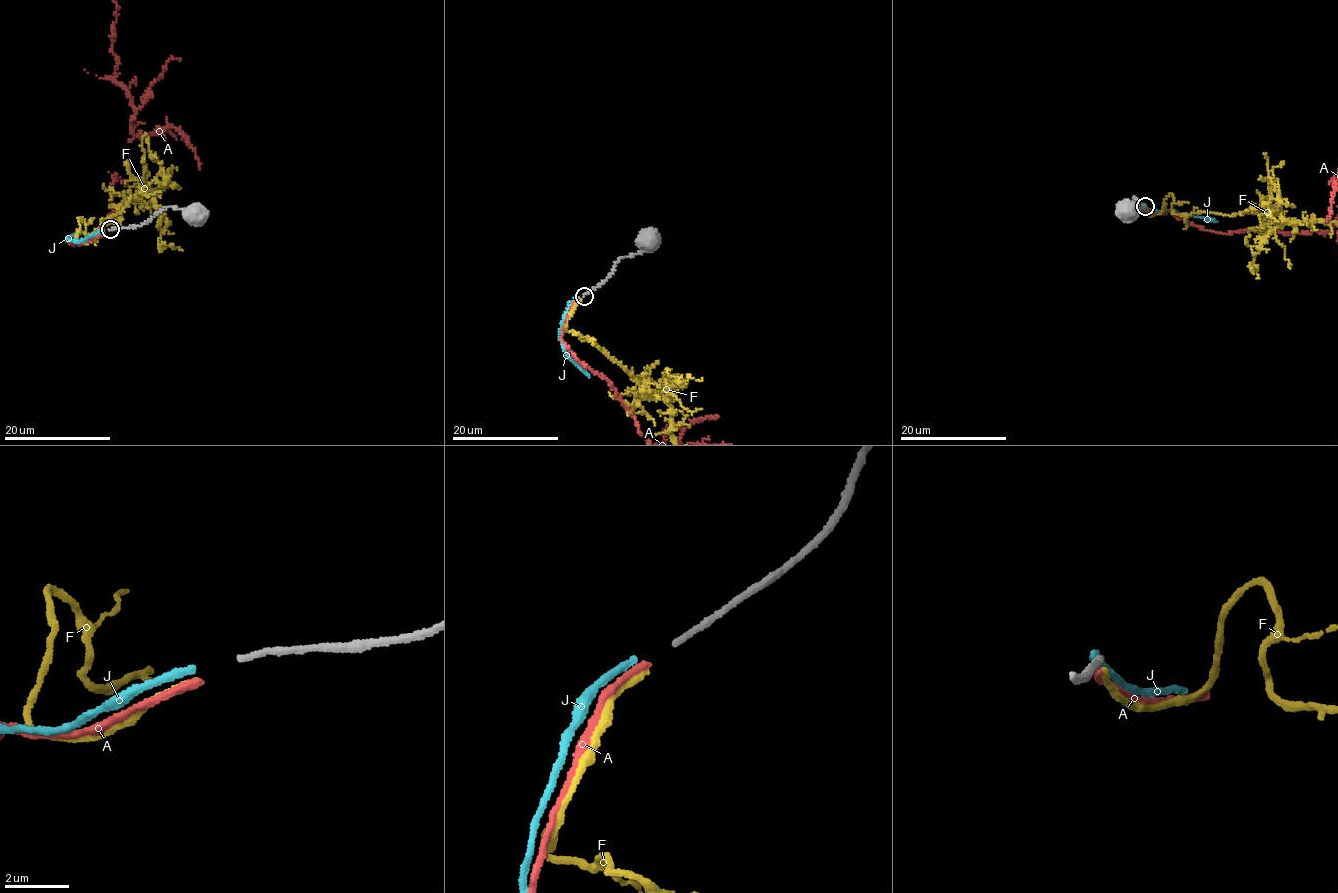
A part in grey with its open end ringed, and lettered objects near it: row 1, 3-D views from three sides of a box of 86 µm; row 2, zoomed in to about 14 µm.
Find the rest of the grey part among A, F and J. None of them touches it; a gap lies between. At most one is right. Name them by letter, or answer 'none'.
J

